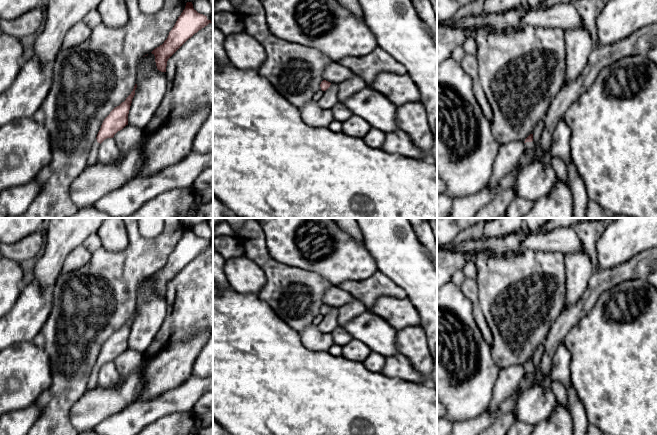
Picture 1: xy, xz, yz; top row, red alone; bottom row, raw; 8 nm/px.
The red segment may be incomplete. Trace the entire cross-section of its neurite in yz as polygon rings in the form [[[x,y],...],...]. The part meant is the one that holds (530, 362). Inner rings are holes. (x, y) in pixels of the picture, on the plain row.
[[[530,358],[525,363],[525,375],[531,380],[531,386],[536,386],[539,381],[535,378],[535,366],[533,364],[533,358]]]

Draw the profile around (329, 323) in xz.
[[[331,307],[330,311],[324,315],[323,320],[317,325],[317,328],[322,333],[332,333],[338,327],[338,308]]]

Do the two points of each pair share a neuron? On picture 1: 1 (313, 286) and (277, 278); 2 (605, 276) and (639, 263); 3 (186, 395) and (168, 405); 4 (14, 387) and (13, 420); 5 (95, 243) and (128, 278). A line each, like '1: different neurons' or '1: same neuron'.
1: same neuron
2: same neuron
3: same neuron
4: different neurons
5: different neurons

